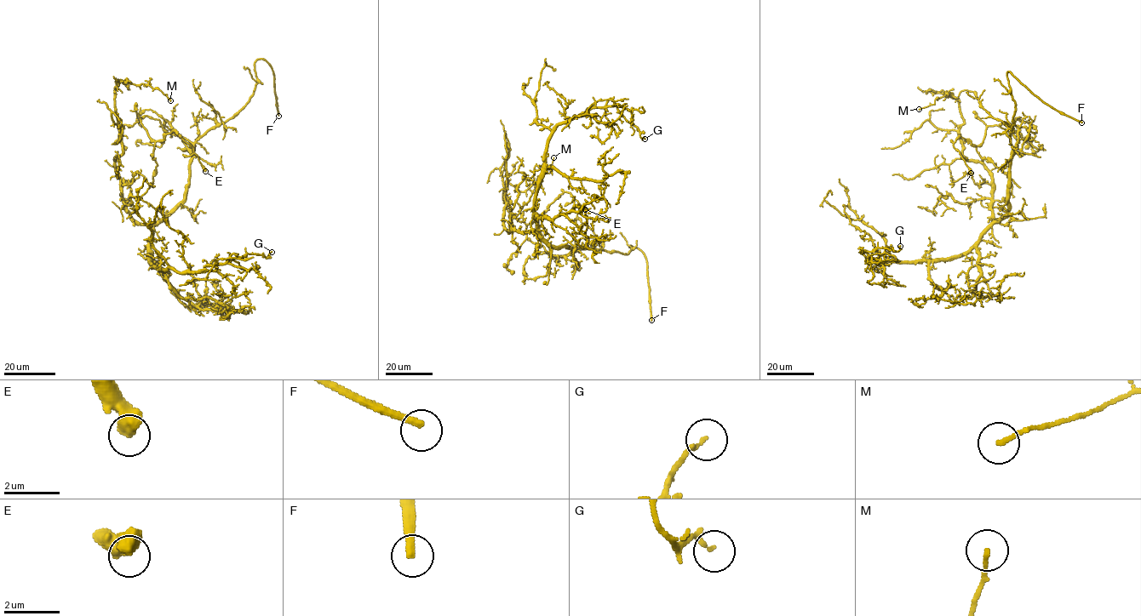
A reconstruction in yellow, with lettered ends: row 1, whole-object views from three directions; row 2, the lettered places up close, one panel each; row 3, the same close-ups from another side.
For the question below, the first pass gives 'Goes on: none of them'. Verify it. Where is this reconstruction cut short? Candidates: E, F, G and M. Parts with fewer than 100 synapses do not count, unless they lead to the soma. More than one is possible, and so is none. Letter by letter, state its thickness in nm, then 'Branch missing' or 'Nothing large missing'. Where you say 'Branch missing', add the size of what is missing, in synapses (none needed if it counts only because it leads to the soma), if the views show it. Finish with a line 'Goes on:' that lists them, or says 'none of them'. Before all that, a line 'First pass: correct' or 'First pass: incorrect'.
First pass: incorrect
E: Thickness 550 nm. Nothing large missing
F: Thickness 280 nm. Branch missing
G: Thickness 140 nm. Nothing large missing
M: Thickness 130 nm. Nothing large missing
Goes on: F

